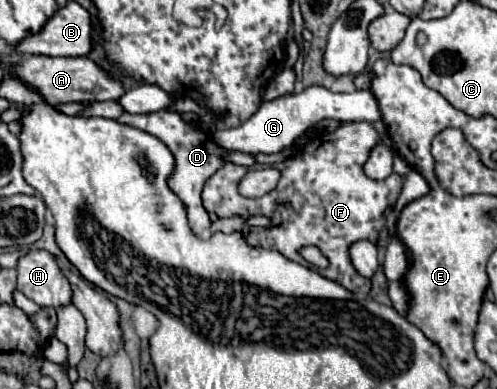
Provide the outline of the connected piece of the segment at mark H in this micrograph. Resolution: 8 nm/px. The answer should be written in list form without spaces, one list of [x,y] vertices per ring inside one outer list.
[[[30,250],[20,256],[18,266],[18,290],[40,306],[60,308],[72,302],[72,288],[62,274],[56,258],[46,250]]]

